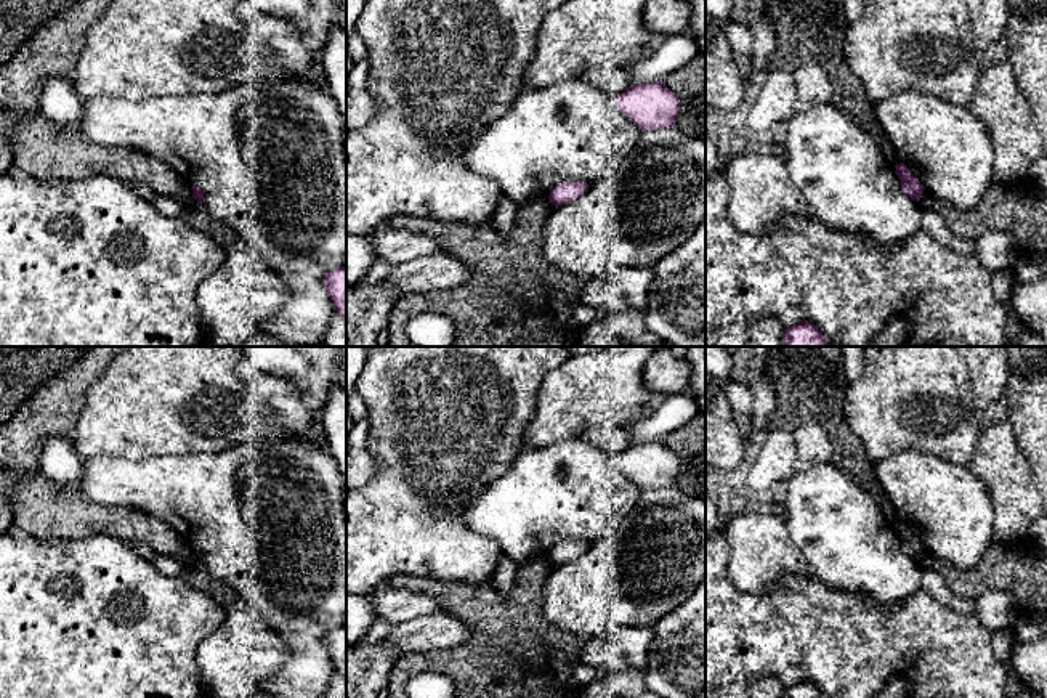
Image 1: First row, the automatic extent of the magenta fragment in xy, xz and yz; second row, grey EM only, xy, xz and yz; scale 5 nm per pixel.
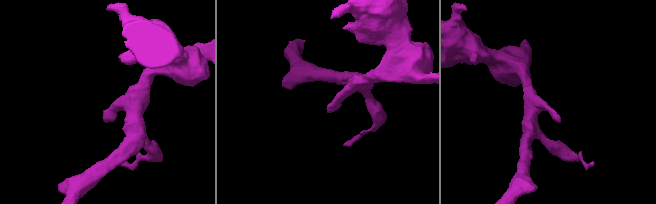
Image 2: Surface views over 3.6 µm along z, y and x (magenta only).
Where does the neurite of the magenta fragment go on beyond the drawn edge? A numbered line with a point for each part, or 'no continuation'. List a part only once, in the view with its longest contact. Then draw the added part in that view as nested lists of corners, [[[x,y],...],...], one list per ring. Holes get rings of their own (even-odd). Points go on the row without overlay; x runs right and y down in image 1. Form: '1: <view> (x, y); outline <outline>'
no continuation

